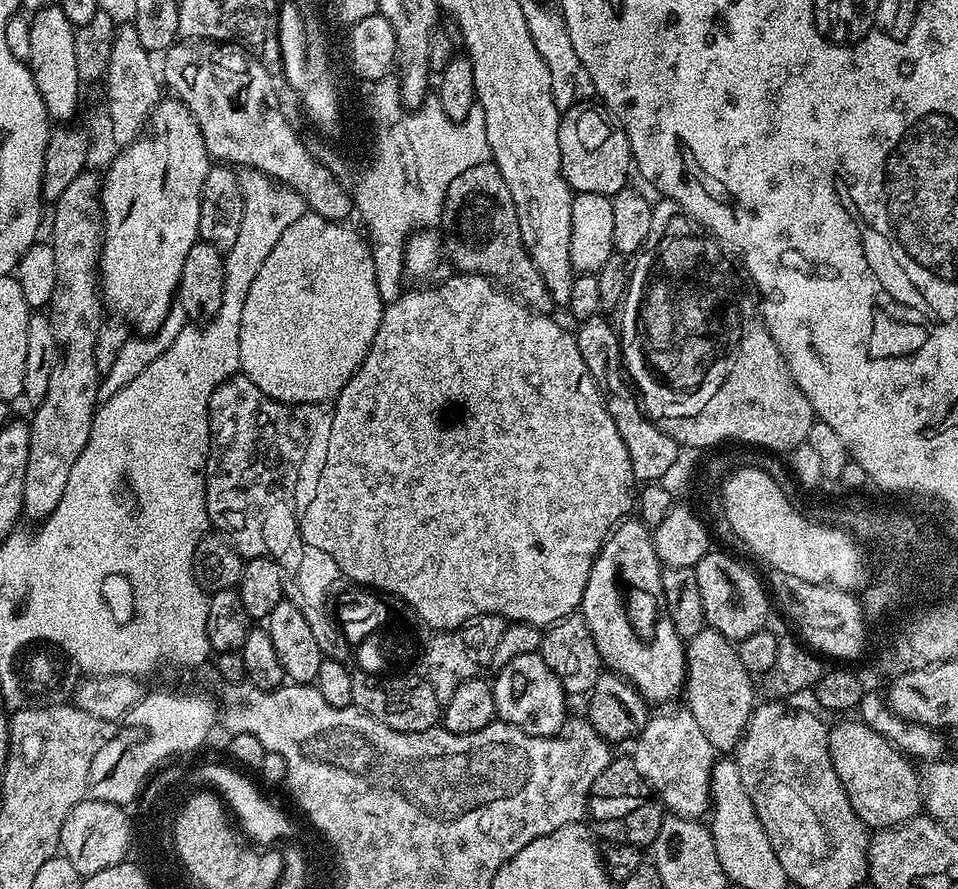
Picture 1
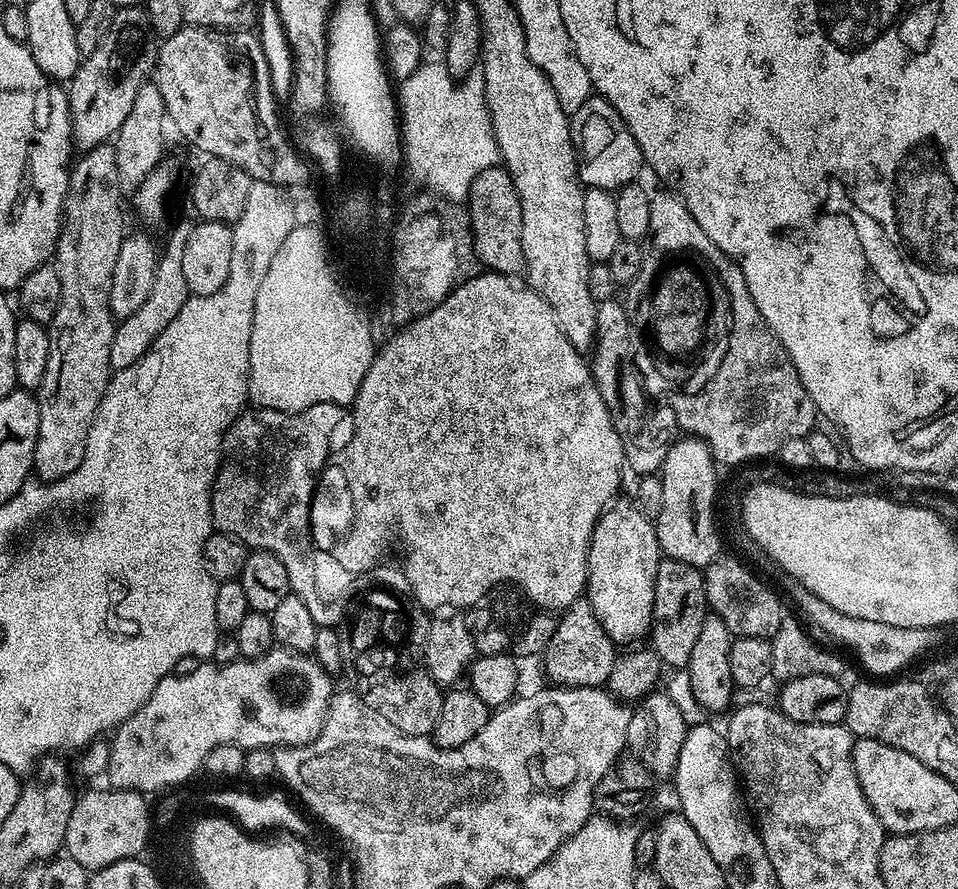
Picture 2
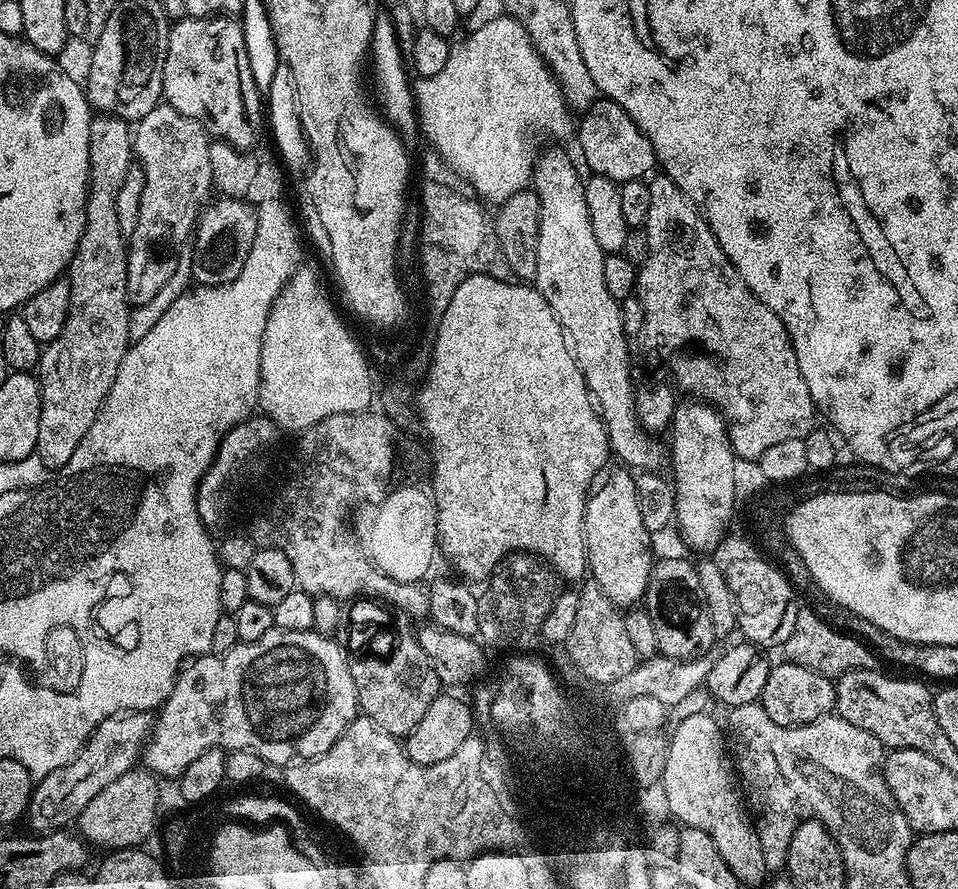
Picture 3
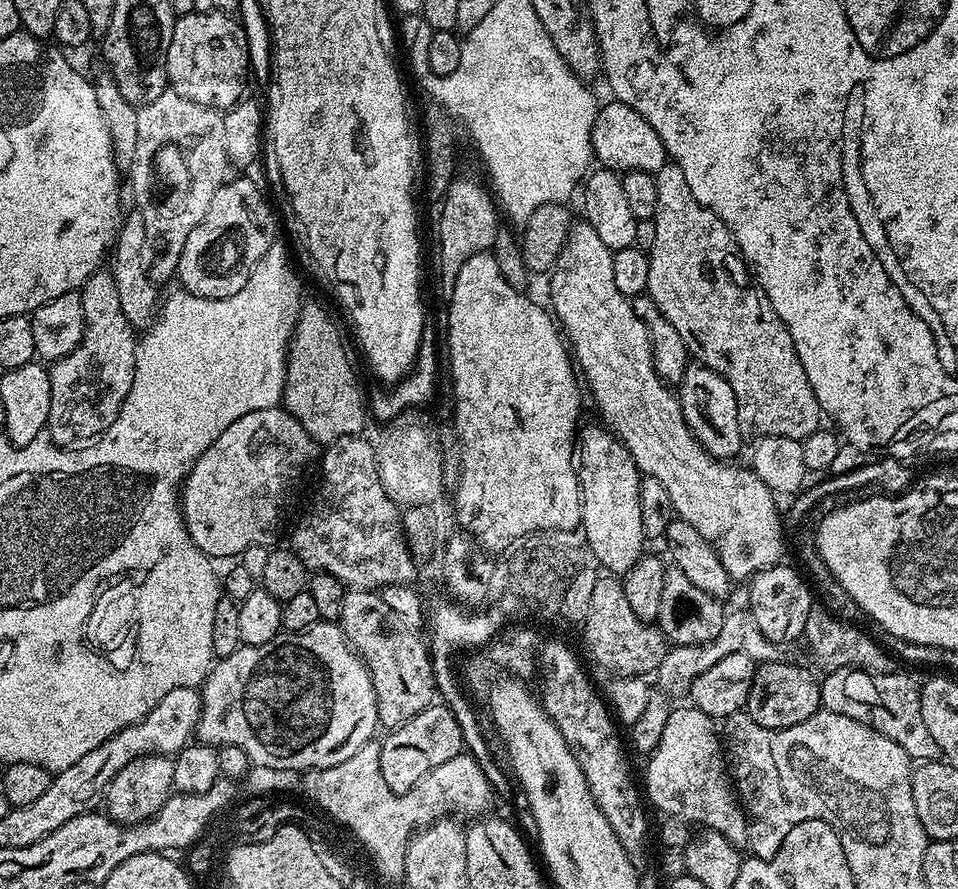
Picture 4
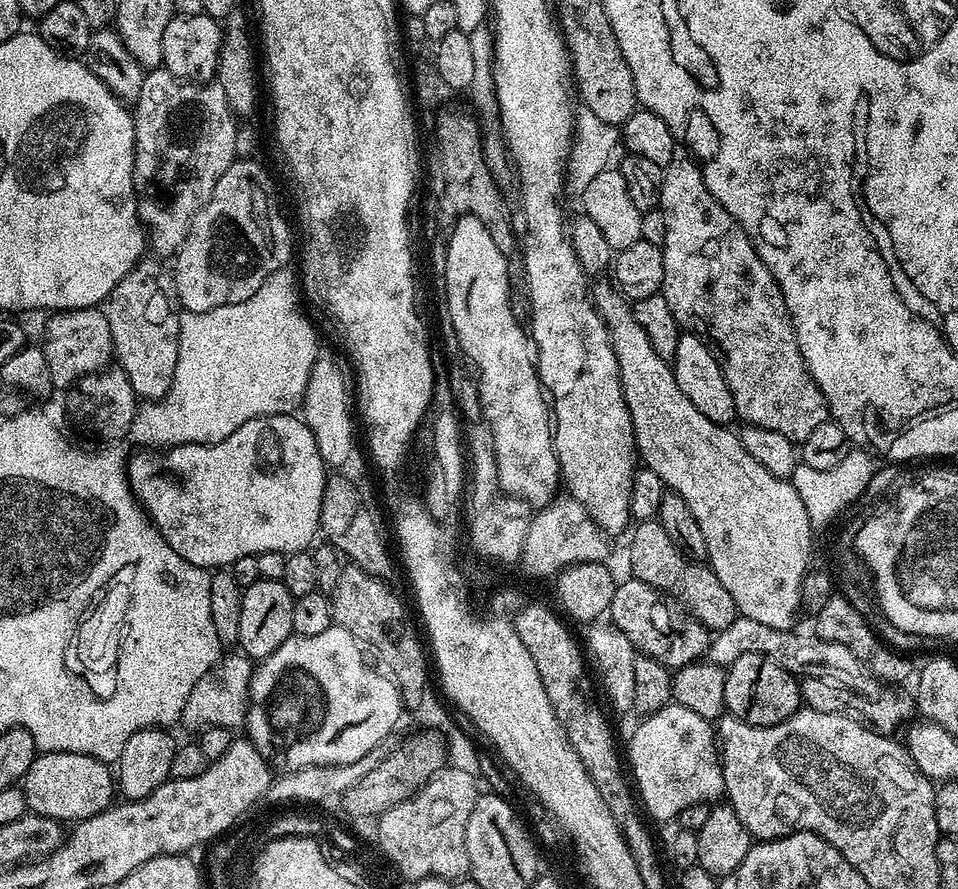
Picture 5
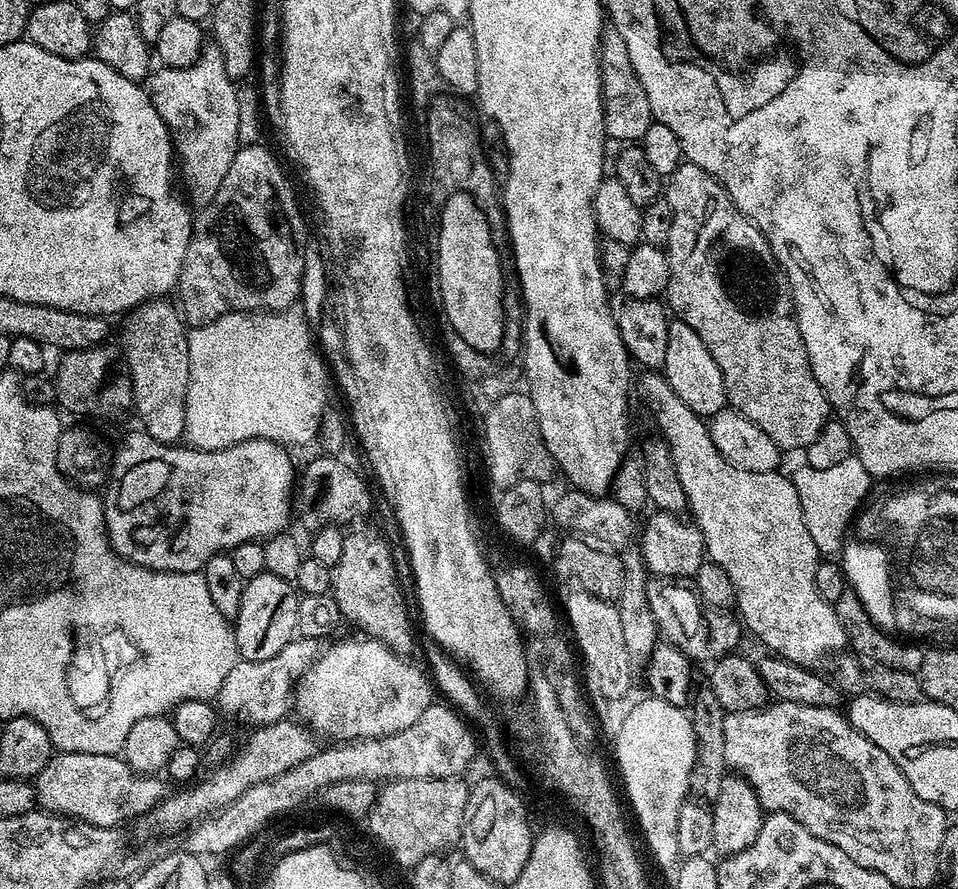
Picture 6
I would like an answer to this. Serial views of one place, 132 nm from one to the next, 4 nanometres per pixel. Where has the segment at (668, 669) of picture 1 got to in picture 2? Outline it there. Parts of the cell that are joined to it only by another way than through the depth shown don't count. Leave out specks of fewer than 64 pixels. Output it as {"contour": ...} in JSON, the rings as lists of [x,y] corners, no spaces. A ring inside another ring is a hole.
{"contour":[[[617,499],[605,508],[596,523],[588,551],[586,598],[598,622],[602,622],[602,630],[606,630],[617,646],[643,641],[640,639],[649,635],[654,610],[654,582],[662,559],[655,523],[631,499],[628,500]]]}

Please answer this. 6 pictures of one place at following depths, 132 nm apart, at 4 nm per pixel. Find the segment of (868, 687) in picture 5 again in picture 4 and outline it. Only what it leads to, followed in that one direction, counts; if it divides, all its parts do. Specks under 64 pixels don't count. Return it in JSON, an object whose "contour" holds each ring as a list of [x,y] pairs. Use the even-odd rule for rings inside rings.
{"contour":[[[748,610],[729,611],[724,617],[718,638],[714,638],[709,644],[695,644],[689,648],[673,647],[664,655],[663,662],[654,673],[654,679],[660,683],[657,684],[659,691],[666,693],[669,698],[687,697],[694,686],[694,678],[710,670],[714,662],[722,662],[722,658],[730,654],[742,654],[743,652],[750,654],[750,658],[754,658],[757,662],[772,662],[777,659],[776,650],[778,650],[777,645],[766,638]]]}

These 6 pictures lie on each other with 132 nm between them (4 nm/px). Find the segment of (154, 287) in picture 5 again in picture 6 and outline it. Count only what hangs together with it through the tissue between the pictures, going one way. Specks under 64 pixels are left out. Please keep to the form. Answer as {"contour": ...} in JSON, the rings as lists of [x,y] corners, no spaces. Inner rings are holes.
{"contour":[[[171,299],[142,302],[123,317],[122,359],[132,379],[134,412],[140,415],[143,431],[163,444],[175,445],[183,437],[186,422],[186,398],[190,374],[189,329],[183,315]]]}

